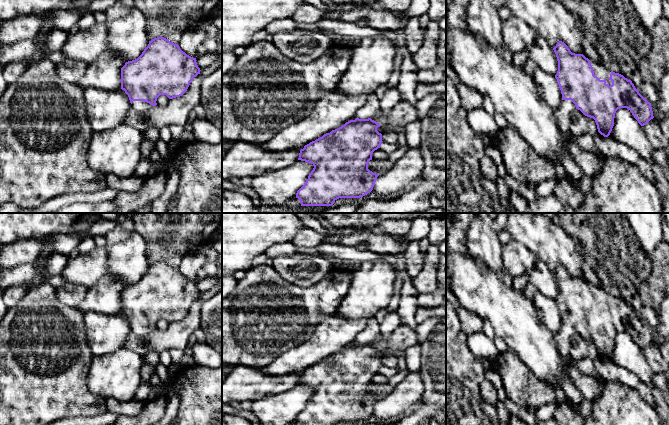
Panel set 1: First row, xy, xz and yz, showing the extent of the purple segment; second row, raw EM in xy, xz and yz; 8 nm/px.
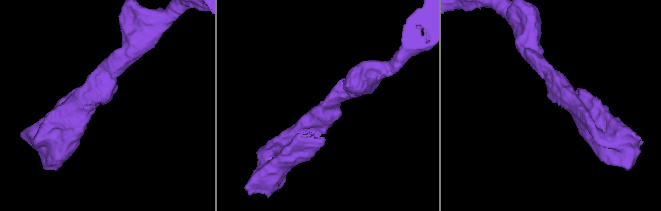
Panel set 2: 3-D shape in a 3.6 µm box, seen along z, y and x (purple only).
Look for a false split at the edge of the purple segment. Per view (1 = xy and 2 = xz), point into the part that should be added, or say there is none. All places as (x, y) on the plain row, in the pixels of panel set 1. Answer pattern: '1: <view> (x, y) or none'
1: xy (140, 330)
2: xz (371, 331)

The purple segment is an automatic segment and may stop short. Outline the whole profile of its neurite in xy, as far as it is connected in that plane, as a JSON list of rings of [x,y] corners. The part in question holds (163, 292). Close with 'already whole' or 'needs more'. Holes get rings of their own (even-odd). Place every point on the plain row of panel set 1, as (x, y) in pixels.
[[[157,261],[149,265],[137,283],[126,286],[121,292],[121,313],[128,319],[132,332],[145,337],[157,329],[160,319],[166,319],[169,323],[182,320],[200,295],[196,282],[187,279],[179,269],[168,263]]]; needs more

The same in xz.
[[[373,316],[357,334],[355,344],[346,346],[300,374],[298,384],[311,387],[314,392],[297,415],[296,422],[300,425],[335,425],[339,422],[360,422],[373,414],[379,399],[368,393],[368,387],[383,365],[382,358],[377,355],[381,349],[371,342],[379,335],[380,324]]]; needs more

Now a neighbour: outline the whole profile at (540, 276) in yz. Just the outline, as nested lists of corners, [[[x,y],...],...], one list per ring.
[[[538,261],[535,267],[529,272],[528,281],[533,284],[537,291],[551,299],[558,295],[558,285],[552,271],[542,261]]]

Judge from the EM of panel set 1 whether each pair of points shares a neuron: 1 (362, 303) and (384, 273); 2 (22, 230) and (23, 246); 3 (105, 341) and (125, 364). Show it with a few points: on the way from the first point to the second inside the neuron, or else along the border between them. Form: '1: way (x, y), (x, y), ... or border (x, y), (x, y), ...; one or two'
1: way (366, 296), (377, 280); one
2: border (45, 236), (42, 238), (18, 239), (10, 244); two
3: border (123, 346), (112, 352), (94, 357); two

